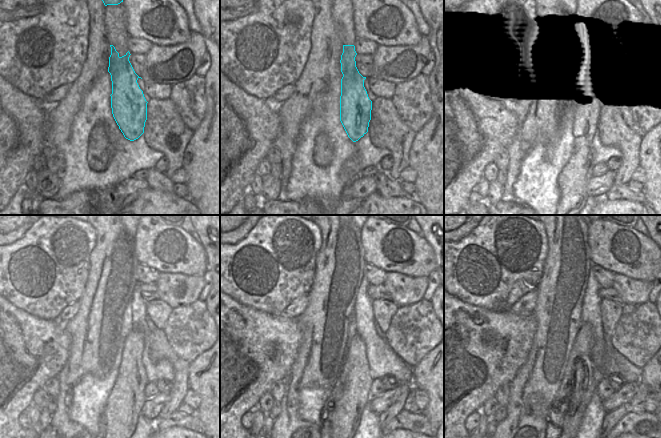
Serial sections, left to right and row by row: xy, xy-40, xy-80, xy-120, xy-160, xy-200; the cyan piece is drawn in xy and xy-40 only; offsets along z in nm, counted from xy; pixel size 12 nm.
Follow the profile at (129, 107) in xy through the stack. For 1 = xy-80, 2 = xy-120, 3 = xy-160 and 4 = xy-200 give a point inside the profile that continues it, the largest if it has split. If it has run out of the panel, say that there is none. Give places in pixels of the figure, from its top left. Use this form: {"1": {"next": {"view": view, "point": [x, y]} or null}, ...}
{"1": {"next": {"view": "xy-80", "point": [572, 181]}}, "2": {"next": {"view": "xy-120", "point": [124, 404]}}, "3": {"next": {"view": "xy-160", "point": [344, 415]}}, "4": {"next": {"view": "xy-200", "point": [584, 384]}}}

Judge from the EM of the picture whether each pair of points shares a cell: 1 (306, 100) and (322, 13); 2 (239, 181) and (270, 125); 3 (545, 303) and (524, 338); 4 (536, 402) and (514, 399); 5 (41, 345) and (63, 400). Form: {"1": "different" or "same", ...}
{"1": "same", "2": "same", "3": "different", "4": "different", "5": "different"}

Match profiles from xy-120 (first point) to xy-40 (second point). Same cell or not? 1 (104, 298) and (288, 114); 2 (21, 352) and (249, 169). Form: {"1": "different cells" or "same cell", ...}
{"1": "same cell", "2": "same cell"}

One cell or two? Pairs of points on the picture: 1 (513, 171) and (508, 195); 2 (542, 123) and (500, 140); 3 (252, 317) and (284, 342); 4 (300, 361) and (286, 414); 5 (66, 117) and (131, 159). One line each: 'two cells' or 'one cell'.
1: one cell
2: two cells
3: one cell
4: one cell
5: two cells

